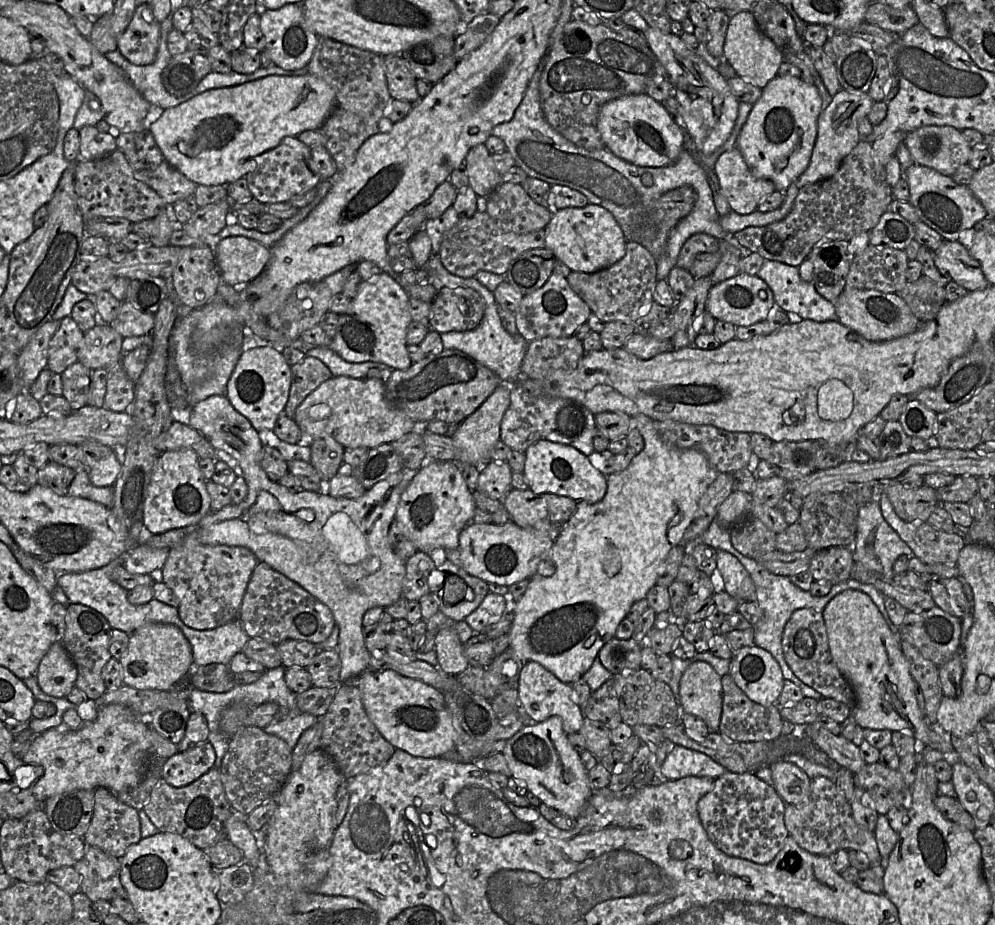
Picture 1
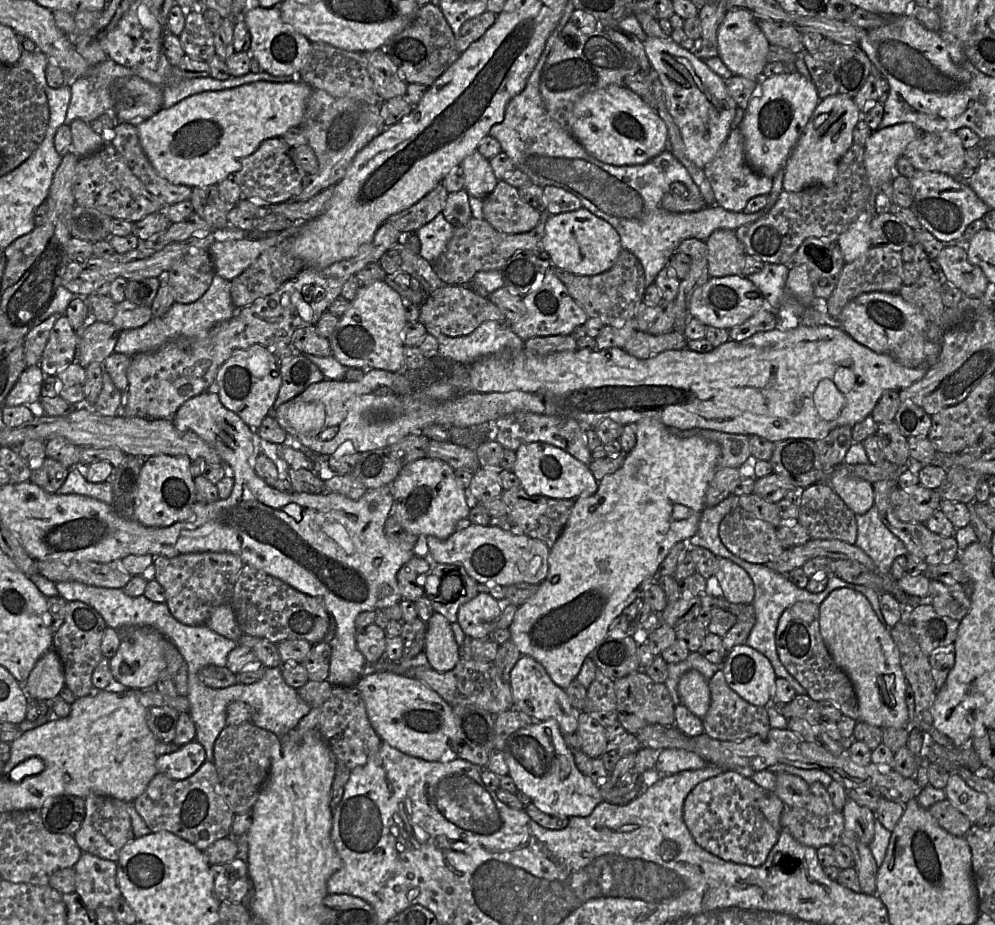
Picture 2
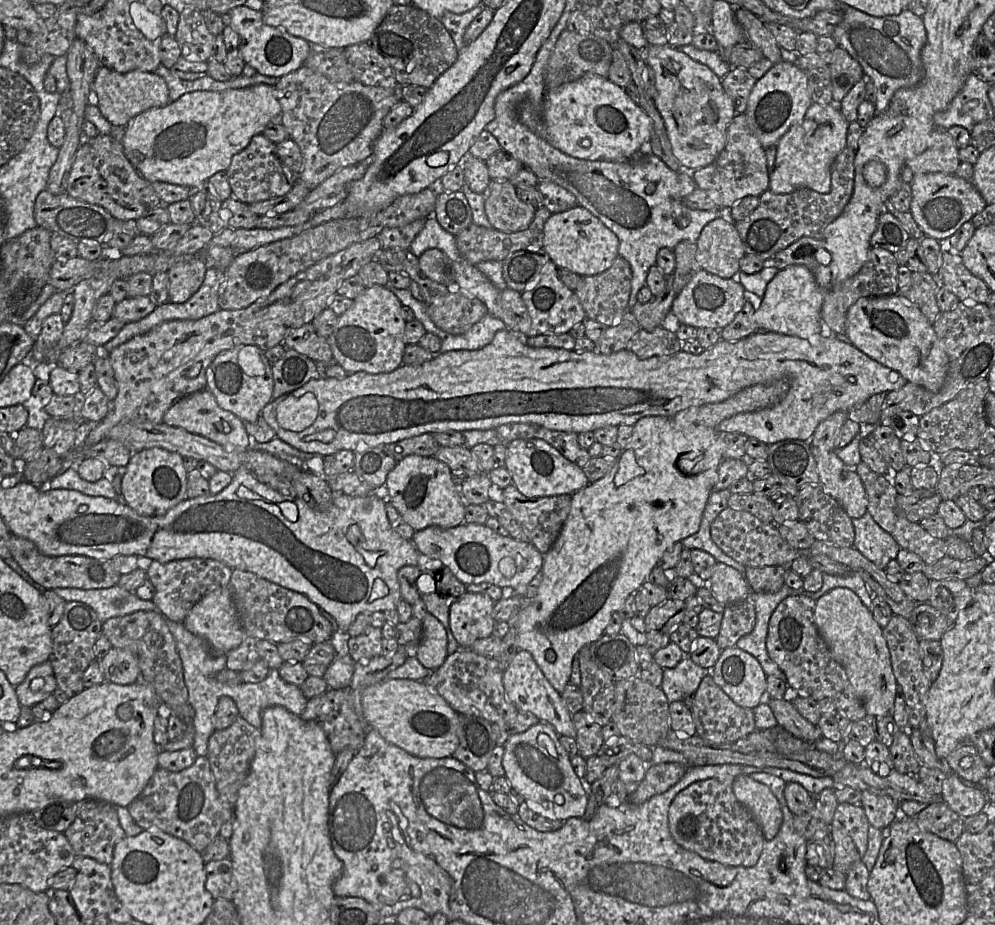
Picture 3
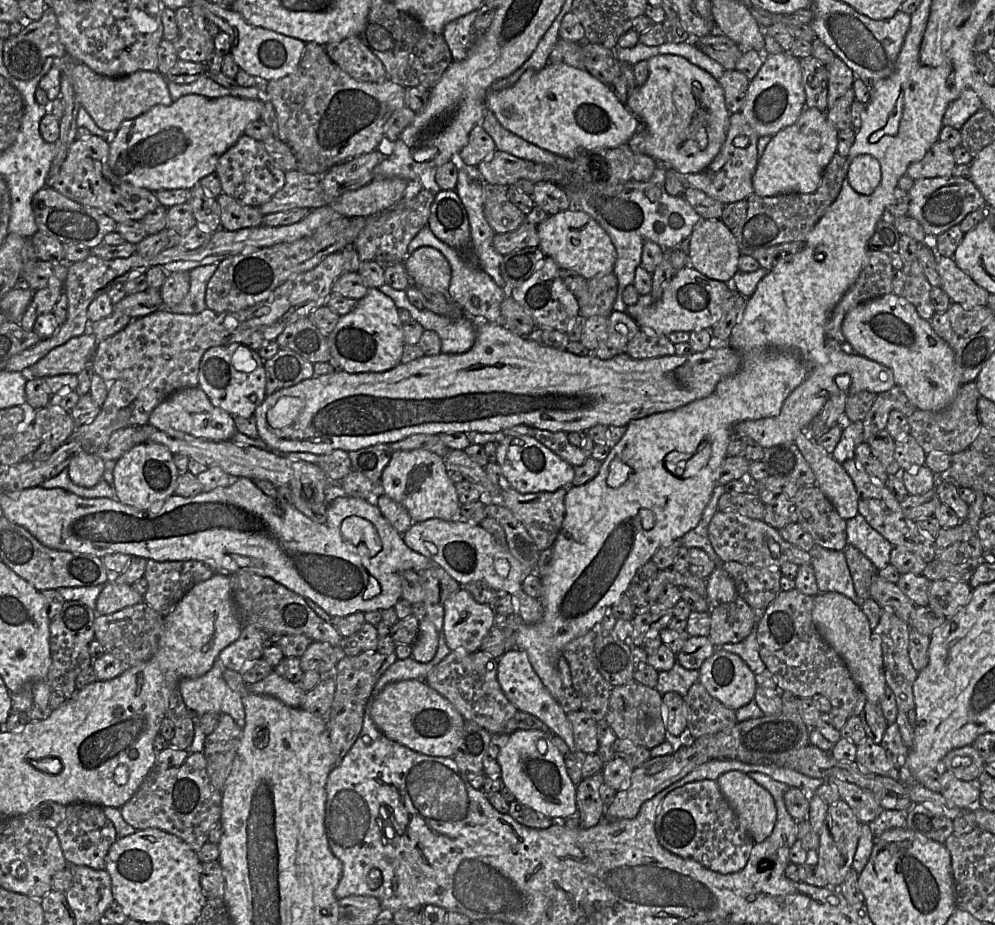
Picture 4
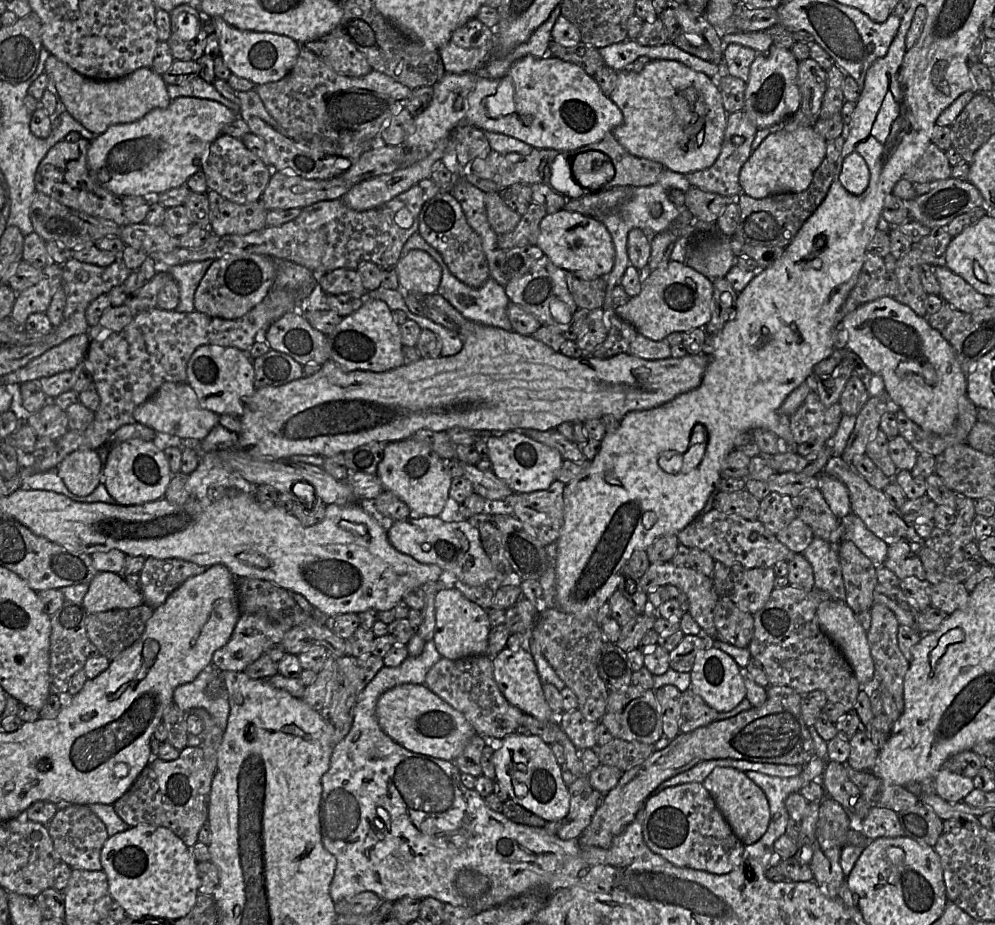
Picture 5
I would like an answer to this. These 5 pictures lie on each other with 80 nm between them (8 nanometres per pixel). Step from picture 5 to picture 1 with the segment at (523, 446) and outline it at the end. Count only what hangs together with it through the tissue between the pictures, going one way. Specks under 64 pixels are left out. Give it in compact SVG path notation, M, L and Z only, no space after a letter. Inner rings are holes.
M538 440L524 453L525 466L522 474L528 483L528 489L533 493L554 494L588 504L597 504L604 499L607 492L607 476L595 468L589 457L576 448L548 440Z

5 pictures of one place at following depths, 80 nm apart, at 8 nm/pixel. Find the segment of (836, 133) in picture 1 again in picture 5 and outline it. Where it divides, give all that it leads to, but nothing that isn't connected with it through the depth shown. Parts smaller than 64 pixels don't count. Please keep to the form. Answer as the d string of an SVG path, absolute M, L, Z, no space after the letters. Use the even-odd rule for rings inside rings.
M800 127L794 131L784 128L770 133L753 151L741 168L739 183L743 194L762 199L781 193L798 193L806 190L823 159L827 141L813 127Z

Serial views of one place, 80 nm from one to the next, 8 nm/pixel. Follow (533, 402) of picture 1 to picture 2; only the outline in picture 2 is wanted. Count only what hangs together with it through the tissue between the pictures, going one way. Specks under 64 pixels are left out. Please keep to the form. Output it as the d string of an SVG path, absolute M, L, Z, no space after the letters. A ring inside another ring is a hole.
M518 412L500 417L494 422L487 422L487 424L489 424L489 430L485 435L485 441L496 440L505 449L516 451L523 444L540 441L561 448L585 465L589 465L592 461L586 440L588 426L580 424L573 418Z

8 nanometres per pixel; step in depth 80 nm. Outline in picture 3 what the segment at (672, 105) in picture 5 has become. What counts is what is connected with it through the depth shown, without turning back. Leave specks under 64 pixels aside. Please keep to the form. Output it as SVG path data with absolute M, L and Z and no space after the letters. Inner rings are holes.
M648 45L640 50L644 52L646 63L655 73L657 93L654 104L664 121L673 154L687 168L699 170L708 166L723 150L728 126L736 115L733 102L724 91L721 79L706 65L693 60L670 45Z

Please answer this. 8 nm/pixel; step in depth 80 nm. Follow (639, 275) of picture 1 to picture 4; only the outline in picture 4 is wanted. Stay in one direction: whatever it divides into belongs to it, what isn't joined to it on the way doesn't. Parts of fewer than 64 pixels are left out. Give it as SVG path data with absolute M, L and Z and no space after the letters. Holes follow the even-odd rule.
M613 272L589 279L578 299L579 314L586 319L592 316L608 318L614 311L617 291L618 279Z

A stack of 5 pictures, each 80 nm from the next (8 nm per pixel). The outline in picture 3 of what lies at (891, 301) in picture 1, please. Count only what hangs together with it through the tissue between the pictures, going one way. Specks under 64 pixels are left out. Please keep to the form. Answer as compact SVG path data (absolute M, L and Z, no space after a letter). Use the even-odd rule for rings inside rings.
M896 294L862 297L847 310L845 332L850 343L859 351L885 367L898 372L908 383L928 391L941 389L949 359L932 324L914 304Z

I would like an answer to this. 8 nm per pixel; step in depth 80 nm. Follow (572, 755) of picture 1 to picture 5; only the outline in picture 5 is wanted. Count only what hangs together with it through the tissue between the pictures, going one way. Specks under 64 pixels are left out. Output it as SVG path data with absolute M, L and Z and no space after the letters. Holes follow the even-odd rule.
M515 732L503 739L503 745L492 757L496 781L507 791L509 798L526 810L553 822L564 818L569 812L569 788L561 776L561 766L549 744L540 737Z

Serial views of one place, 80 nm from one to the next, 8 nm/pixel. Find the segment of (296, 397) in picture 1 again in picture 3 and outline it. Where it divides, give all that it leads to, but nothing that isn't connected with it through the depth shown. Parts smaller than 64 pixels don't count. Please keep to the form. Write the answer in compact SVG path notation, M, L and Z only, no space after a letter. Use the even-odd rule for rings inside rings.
M287 349L283 356L272 364L272 375L274 381L272 400L322 376L315 361L292 349Z

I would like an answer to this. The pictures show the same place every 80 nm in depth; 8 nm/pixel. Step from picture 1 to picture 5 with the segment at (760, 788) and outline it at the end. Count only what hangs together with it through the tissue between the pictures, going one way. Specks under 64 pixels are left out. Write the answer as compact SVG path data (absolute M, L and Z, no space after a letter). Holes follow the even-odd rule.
M685 783L652 794L643 807L642 834L648 848L675 866L727 874L741 865L745 845L733 833L702 783Z

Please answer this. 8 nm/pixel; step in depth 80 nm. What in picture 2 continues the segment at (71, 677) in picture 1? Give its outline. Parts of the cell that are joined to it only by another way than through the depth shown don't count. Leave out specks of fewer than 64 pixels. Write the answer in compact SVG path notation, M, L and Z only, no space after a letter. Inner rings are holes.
M52 648L34 665L22 690L26 697L34 700L50 700L57 697L65 687L62 662Z

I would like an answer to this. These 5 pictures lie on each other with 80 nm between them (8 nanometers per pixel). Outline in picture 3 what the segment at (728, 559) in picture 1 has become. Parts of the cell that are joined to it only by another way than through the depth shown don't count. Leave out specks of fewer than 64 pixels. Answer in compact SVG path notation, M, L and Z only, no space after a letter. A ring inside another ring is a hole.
M717 563L712 577L702 582L711 589L715 599L725 605L741 602L751 595L744 575L724 563Z

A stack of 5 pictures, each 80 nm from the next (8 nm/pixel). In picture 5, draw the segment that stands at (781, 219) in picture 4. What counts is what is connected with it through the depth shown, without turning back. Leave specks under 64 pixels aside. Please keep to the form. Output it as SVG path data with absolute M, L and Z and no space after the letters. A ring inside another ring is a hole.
M827 158L823 159L822 163L814 172L811 184L802 192L775 194L762 199L754 199L742 193L737 199L732 200L737 201L740 207L740 220L734 235L731 236L731 239L735 239L744 244L755 247L777 246L785 248L788 246L793 241L803 224L817 210L825 199L832 184L835 169L836 162L830 161Z

